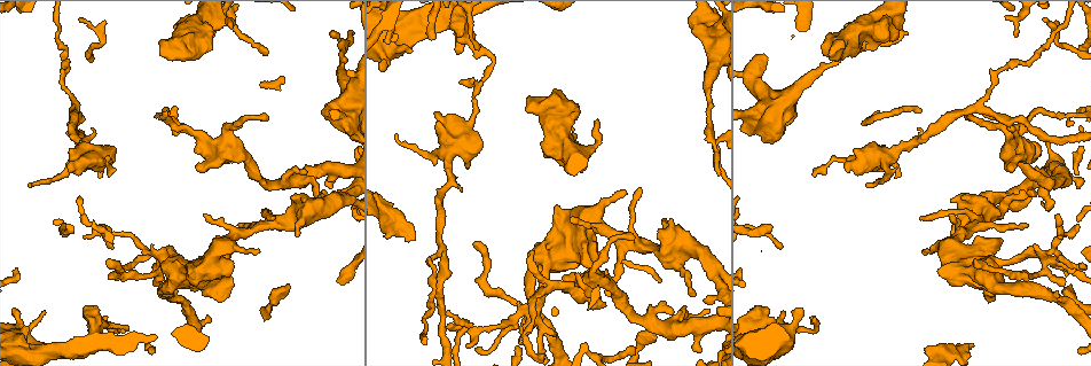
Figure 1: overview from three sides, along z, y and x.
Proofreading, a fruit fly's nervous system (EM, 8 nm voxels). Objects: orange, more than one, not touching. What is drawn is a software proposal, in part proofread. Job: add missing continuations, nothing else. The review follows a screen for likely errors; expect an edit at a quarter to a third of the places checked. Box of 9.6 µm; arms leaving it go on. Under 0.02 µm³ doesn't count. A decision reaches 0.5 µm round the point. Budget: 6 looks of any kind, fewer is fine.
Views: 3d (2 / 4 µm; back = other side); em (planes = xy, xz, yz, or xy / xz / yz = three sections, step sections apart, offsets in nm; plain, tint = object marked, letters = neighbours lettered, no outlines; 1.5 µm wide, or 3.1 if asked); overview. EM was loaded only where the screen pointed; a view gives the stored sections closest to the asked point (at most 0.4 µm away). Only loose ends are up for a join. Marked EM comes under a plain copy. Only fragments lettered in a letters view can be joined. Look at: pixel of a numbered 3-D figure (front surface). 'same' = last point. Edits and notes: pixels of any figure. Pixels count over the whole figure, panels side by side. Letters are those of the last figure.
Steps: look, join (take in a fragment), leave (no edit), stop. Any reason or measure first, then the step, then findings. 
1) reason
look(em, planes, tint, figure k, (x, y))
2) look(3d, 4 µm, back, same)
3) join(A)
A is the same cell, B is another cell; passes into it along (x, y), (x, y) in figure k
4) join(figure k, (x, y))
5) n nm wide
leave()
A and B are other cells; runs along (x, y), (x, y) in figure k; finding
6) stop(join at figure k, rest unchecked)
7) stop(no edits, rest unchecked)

an open end
look(em, yz, step 4, letters, figure 1, (458, 186))

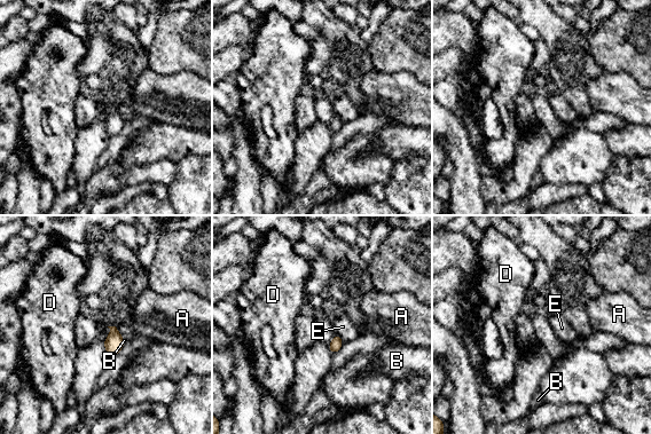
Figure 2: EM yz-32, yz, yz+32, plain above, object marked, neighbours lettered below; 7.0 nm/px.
cut it another way
look(em, planes, letters, same)

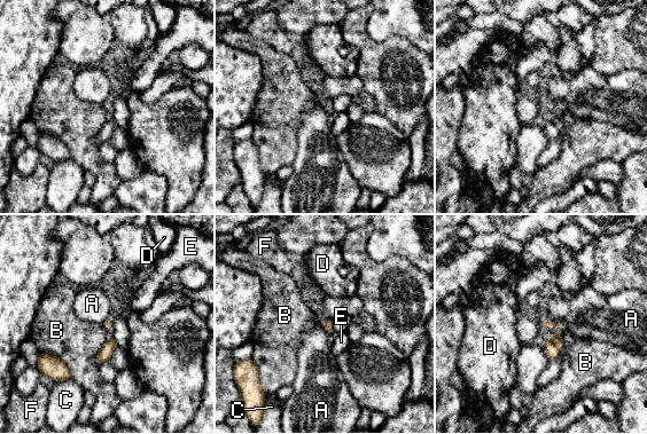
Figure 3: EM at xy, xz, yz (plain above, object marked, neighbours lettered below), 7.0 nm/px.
B touches over 300 nm
leave()
A, B, C, D, E and F are other cells; border along (39, 352), (57, 356), (72, 378) in figure 3; no lettered fragment goes on from it

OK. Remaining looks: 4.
an open end
look(em, yz, step 8, letters, figure 1, (526, 102))

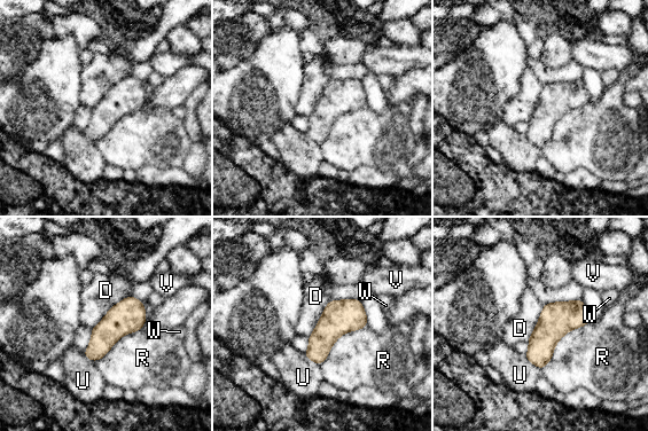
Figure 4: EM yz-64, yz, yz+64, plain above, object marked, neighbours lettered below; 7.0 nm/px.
look(em, planes, letters, same)

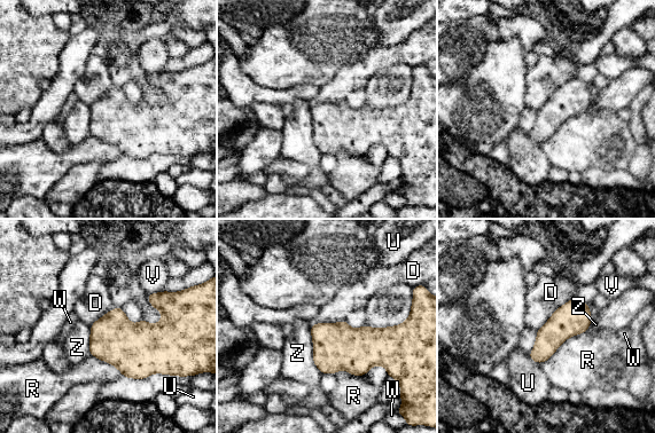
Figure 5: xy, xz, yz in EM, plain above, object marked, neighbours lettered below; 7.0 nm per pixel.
R touches over 400 nm
leave()
D, R, U, V, W and Z are other cells; border along (309, 328), (312, 361), (321, 374) in figure 5; none of them fits

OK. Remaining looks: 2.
an open end
look(3d, 2 µm, figure 1, (107, 261))

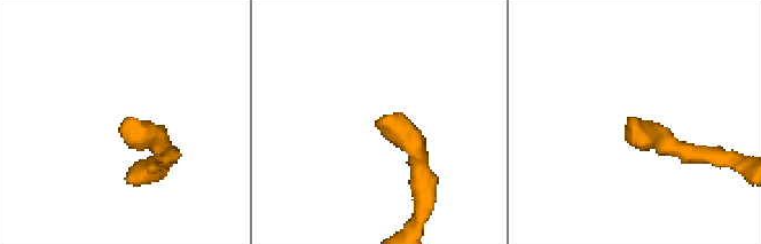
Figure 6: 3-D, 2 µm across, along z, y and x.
look(em, xy, step 8, letters, figure 6, (120, 125))

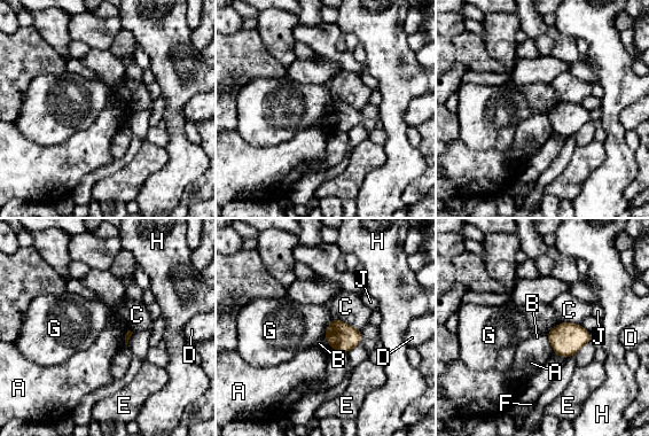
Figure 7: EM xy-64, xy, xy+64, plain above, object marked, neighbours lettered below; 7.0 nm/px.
leave()
A, B, C, D, E, F, G, H and J are other cells; none of them fits

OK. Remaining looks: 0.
stop(no edits, rest unchecked)

